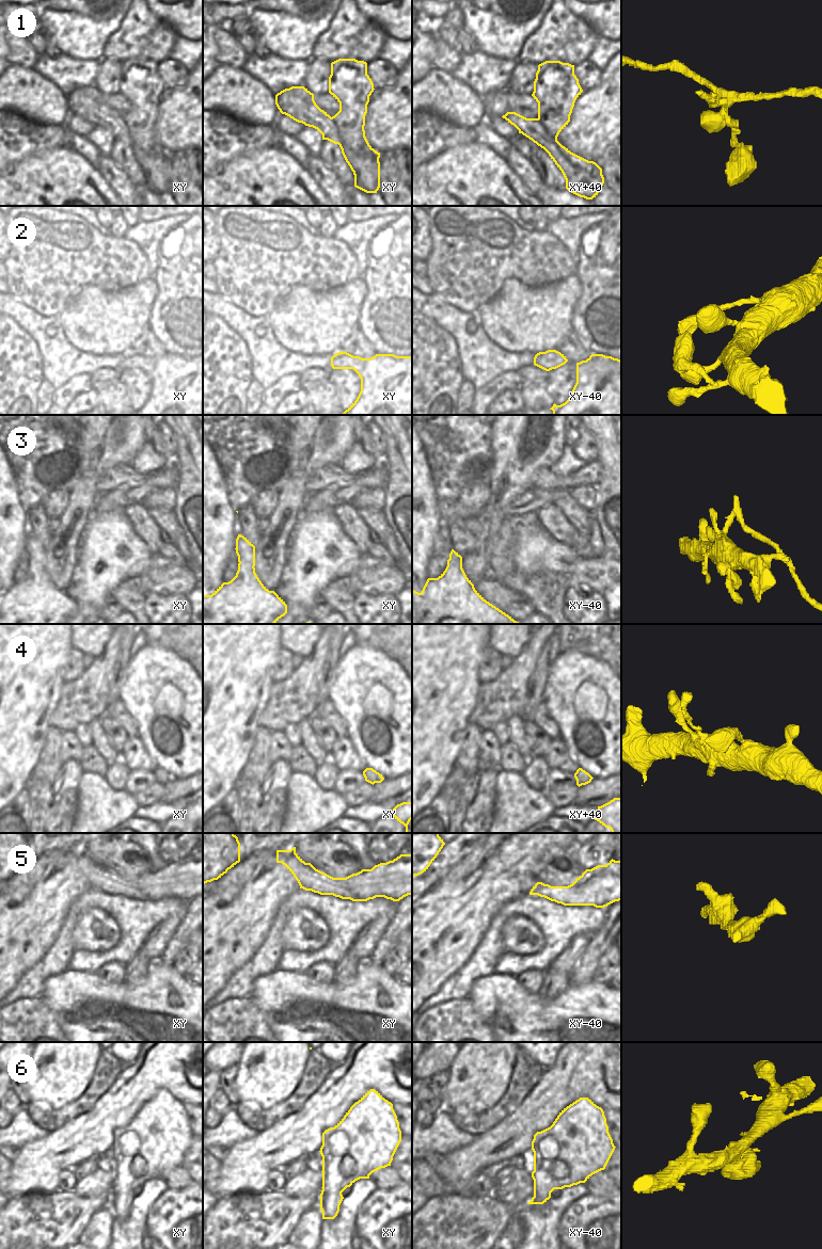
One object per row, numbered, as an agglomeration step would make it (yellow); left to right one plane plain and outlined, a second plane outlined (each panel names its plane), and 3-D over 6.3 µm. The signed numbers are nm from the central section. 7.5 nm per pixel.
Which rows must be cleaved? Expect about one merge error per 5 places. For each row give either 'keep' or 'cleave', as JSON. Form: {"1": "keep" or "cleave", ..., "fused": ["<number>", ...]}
{"1": "cleave", "2": "keep", "3": "cleave", "4": "keep", "5": "keep", "6": "keep", "fused": ["1", "3"]}

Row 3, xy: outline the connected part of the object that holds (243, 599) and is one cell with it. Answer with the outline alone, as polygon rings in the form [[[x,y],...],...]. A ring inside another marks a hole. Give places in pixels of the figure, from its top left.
[[[241,559],[236,576],[211,595],[203,595],[203,624],[275,624],[287,613],[287,605],[259,580],[252,563]]]

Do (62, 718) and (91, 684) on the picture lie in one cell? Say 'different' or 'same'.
same

